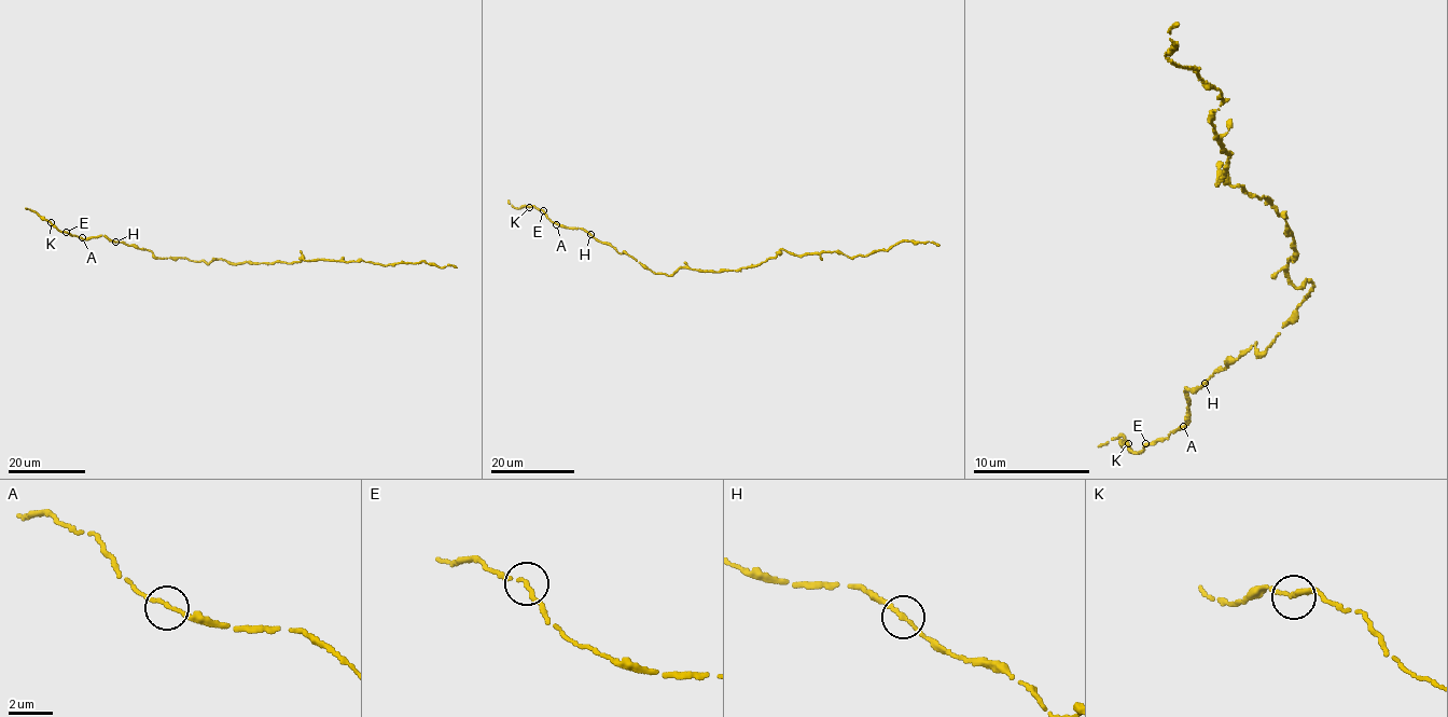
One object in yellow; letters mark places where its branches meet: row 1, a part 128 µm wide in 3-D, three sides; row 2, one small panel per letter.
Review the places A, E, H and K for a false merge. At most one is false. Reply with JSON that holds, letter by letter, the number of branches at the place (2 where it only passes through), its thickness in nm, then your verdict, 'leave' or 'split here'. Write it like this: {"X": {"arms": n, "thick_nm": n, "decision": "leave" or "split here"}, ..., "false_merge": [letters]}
{"A": {"arms": 2, "thick_nm": 200, "decision": "leave"}, "E": {"arms": 2, "thick_nm": 190, "decision": "leave"}, "H": {"arms": 2, "thick_nm": 200, "decision": "leave"}, "K": {"arms": 2, "thick_nm": 220, "decision": "leave"}, "false_merge": []}

